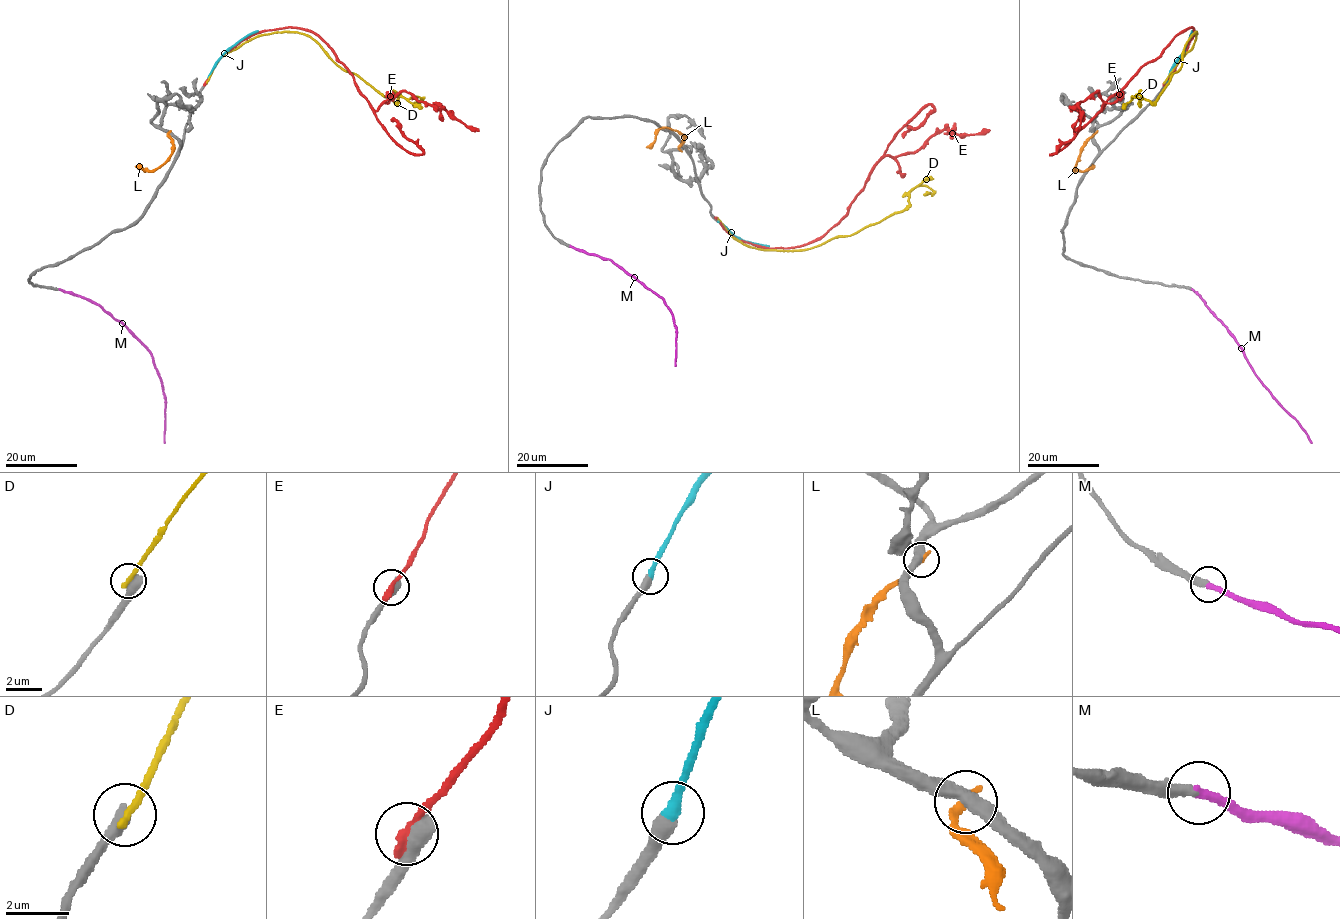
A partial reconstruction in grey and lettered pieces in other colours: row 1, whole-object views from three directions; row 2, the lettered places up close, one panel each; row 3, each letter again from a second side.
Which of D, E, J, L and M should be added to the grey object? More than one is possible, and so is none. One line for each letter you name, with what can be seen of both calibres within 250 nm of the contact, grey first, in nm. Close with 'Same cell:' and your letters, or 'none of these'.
J: Thickness 440 nm (grey) against 340 nm
M: Thickness 340 nm (grey) against 320 nm
Same cell: J, M

